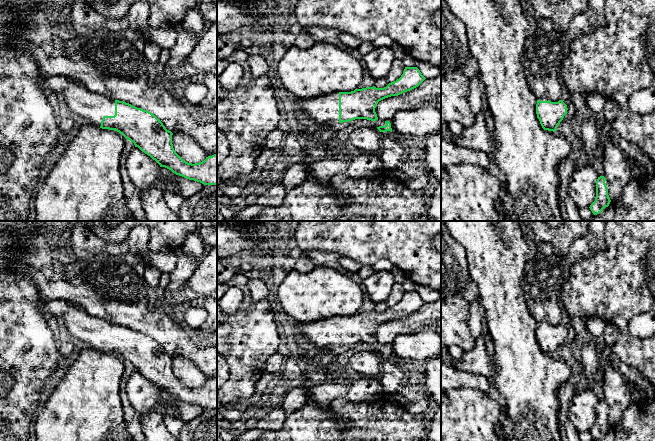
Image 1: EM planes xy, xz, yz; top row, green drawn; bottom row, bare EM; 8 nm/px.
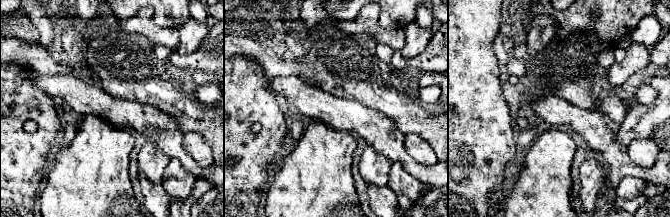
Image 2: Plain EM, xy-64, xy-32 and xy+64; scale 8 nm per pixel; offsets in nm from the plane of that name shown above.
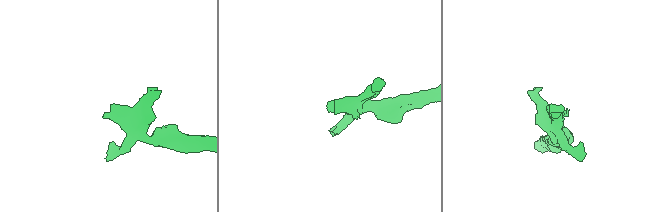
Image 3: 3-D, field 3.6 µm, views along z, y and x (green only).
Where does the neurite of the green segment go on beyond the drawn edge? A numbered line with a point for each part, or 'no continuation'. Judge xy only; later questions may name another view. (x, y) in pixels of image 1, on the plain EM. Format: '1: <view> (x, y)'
1: xy (76, 322)

